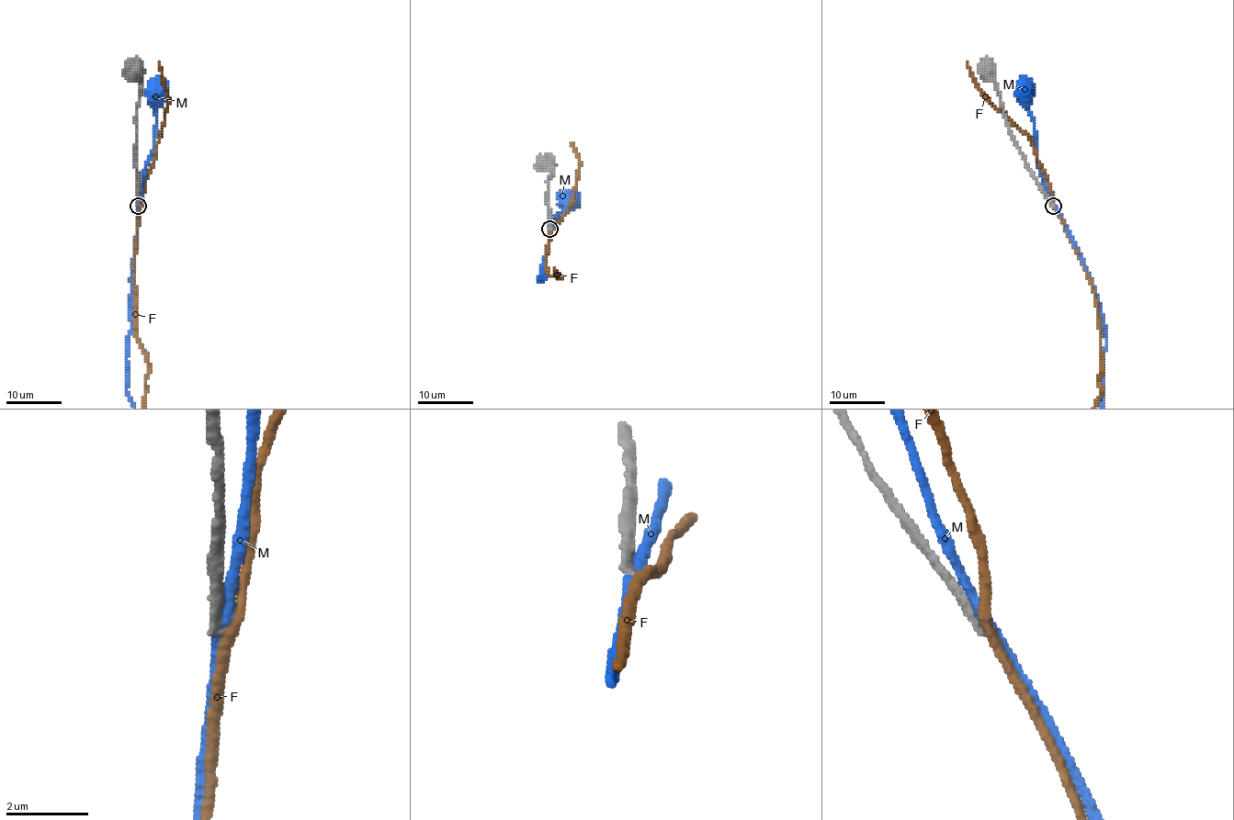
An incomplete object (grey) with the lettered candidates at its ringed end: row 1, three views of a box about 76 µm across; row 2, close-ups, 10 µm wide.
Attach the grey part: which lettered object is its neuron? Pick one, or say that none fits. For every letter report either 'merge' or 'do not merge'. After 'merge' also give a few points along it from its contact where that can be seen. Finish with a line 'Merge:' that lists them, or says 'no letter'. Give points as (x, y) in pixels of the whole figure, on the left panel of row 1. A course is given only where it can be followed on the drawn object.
F: do not merge
M: do not merge
Merge: no letter

